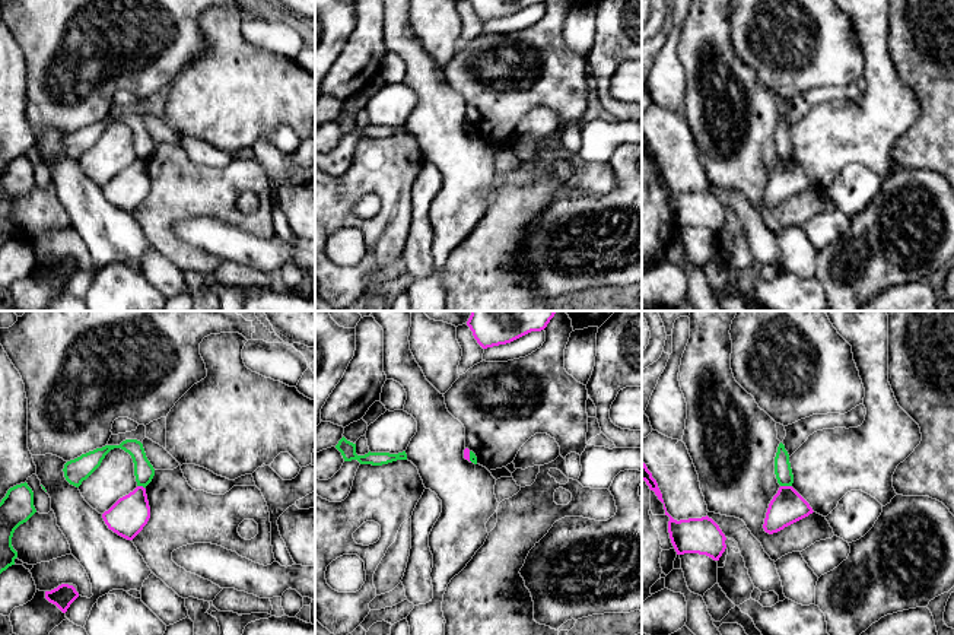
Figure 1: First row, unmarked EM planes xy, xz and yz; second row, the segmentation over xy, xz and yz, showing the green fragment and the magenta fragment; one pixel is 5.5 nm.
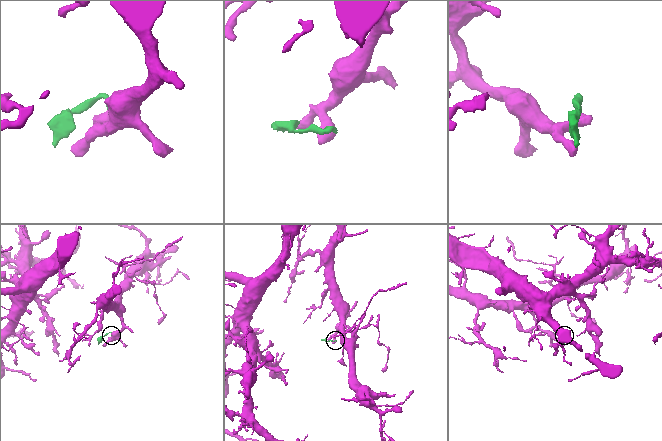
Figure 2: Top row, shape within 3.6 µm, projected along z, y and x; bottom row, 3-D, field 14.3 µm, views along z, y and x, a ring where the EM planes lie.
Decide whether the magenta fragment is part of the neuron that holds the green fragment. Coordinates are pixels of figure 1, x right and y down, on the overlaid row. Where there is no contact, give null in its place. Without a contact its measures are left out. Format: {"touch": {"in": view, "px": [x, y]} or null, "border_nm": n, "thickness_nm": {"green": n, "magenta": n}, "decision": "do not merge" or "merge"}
{"touch": {"in": "yz", "px": [786, 485]}, "border_nm": 60, "thickness_nm": {"green": 100, "magenta": 190}, "decision": "do not merge"}

